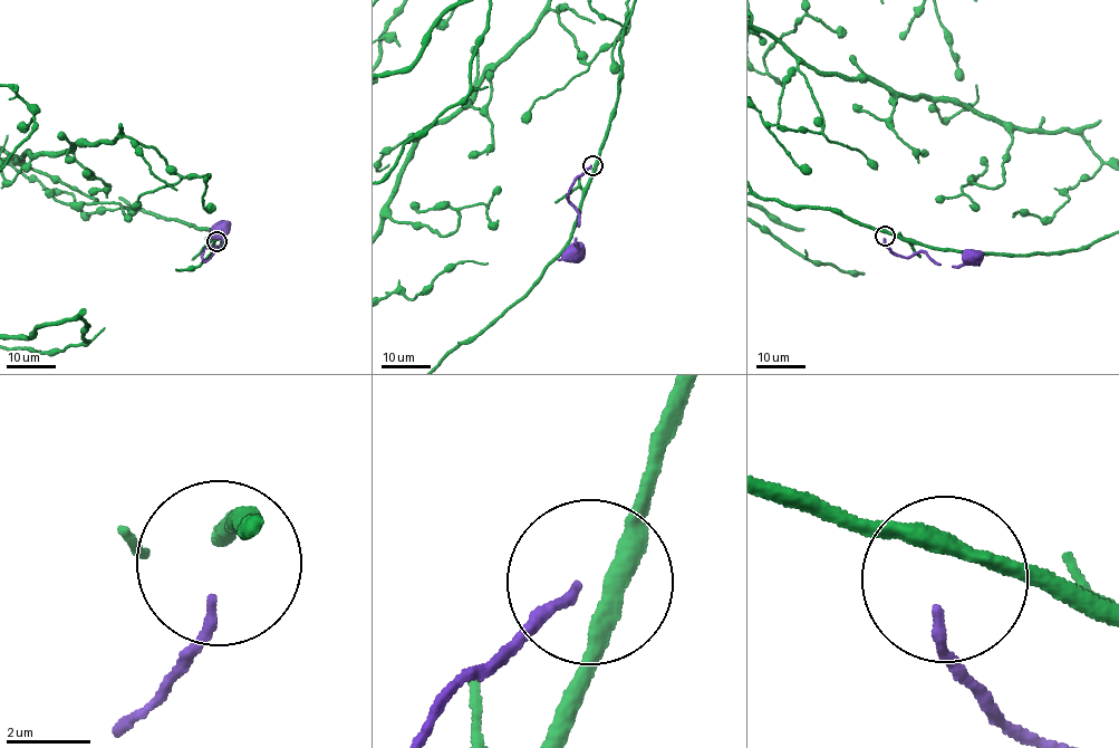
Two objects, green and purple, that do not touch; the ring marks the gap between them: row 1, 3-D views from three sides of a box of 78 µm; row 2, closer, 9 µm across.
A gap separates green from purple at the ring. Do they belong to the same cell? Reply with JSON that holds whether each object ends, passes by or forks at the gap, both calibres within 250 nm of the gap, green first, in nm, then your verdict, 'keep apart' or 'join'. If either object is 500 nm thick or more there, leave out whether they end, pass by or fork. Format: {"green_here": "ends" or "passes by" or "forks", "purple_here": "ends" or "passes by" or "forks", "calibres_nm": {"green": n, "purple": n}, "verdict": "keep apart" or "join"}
{"green_here": "passes by", "purple_here": "ends", "calibres_nm": {"green": 400, "purple": 240}, "verdict": "keep apart"}

